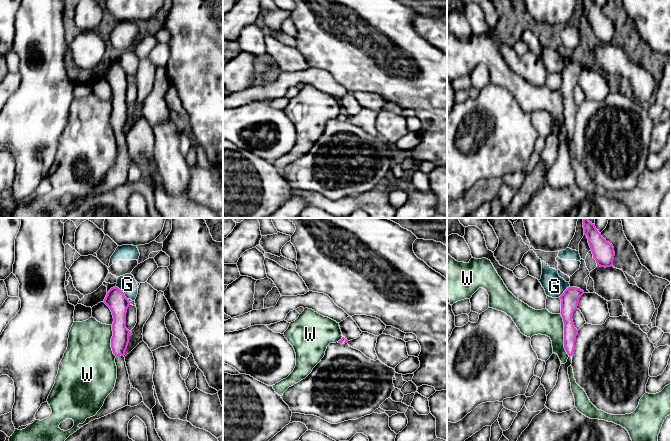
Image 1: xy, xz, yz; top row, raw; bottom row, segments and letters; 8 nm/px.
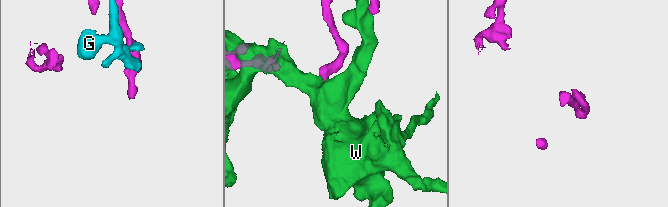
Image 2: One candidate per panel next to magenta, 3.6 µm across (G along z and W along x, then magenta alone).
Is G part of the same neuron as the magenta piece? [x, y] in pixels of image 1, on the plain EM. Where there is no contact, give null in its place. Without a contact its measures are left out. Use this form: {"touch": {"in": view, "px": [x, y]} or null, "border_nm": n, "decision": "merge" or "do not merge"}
{"touch": {"in": "xy", "px": [122, 68]}, "border_nm": 150, "decision": "do not merge"}

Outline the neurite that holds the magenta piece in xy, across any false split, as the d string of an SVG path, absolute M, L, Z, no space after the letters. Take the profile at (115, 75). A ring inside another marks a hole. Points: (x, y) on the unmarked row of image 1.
M115 62L107 68L104 79L110 84L114 95L111 124L116 132L117 155L113 167L107 172L101 185L95 192L87 194L83 200L79 200L79 204L128 181L131 160L124 131L129 119L130 107L126 104L126 89L130 78L124 69Z

